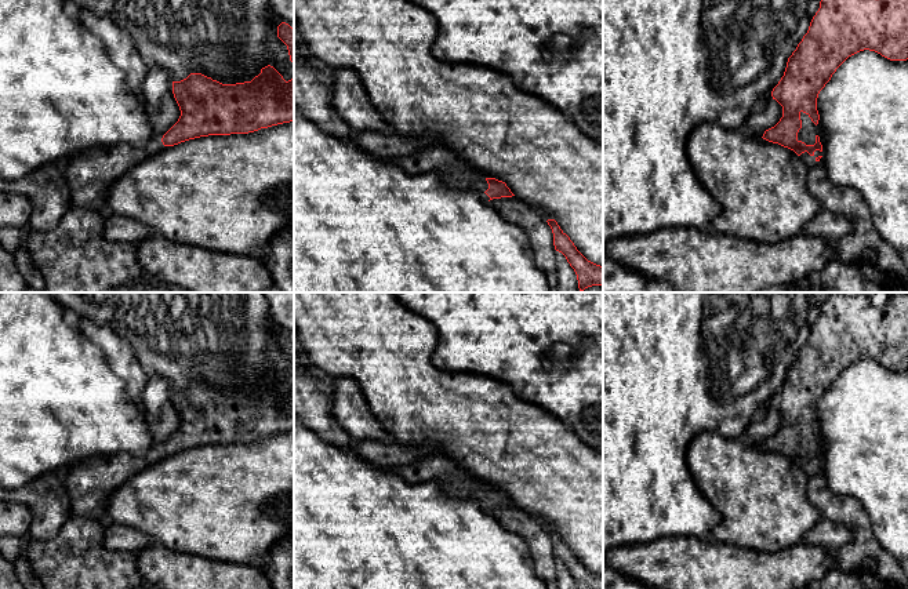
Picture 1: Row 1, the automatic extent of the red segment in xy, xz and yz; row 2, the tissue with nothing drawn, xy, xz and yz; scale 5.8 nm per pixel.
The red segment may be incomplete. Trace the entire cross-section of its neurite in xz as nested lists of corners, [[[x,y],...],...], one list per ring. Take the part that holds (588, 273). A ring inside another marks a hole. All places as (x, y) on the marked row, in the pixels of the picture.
[[[548,219],[553,233],[555,250],[562,252],[574,269],[580,291],[592,286],[603,286],[603,266],[588,261],[574,246],[570,237],[560,229],[555,219]]]

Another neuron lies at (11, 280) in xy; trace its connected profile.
[[[0,244],[0,292],[25,292],[28,287],[18,272],[14,255]]]

